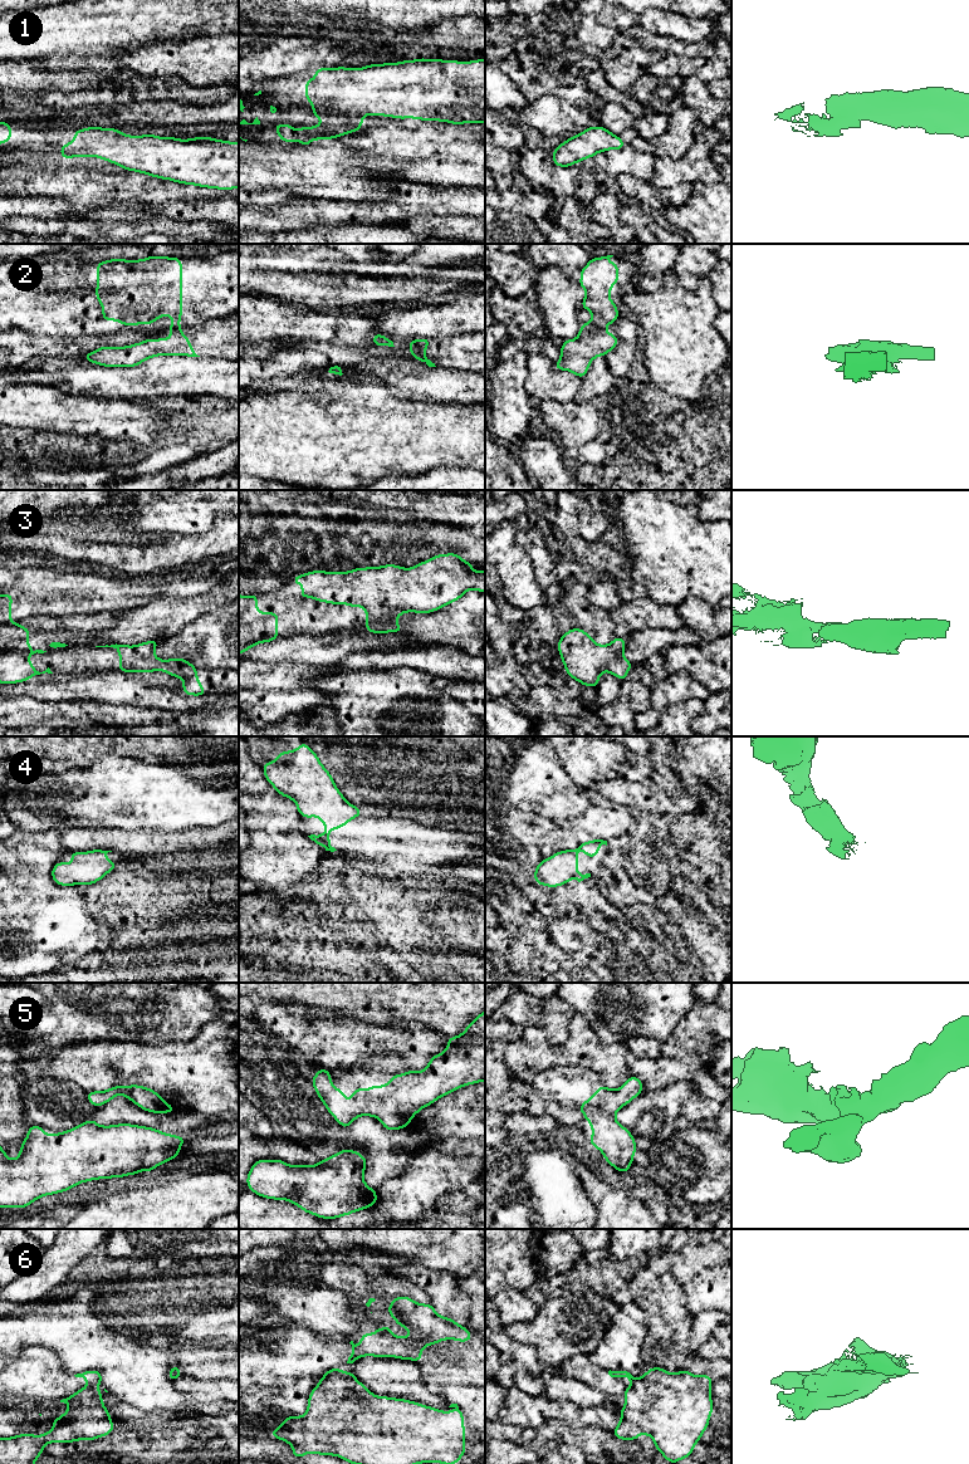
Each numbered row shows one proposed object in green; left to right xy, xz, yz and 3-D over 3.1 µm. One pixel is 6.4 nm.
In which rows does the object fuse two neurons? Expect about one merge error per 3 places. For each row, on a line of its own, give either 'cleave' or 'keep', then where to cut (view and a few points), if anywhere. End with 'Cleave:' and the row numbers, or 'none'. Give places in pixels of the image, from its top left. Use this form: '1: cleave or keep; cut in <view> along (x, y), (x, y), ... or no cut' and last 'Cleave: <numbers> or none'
1: keep; no cut
2: cleave; cut in yz along (591, 322), (602, 329)
3: keep; no cut
4: keep; no cut
5: keep; no cut
6: cleave; cut in xy along (88, 1385), (97, 1386)
Cleave: 2, 6

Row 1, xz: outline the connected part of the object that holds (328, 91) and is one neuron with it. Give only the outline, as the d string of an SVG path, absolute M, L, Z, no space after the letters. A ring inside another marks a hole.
M485 58L471 62L424 59L398 63L370 64L363 68L315 68L315 77L305 79L305 99L312 103L314 117L324 122L314 127L274 124L283 142L300 141L308 146L315 139L334 139L359 131L364 116L413 118L451 124L485 123Z

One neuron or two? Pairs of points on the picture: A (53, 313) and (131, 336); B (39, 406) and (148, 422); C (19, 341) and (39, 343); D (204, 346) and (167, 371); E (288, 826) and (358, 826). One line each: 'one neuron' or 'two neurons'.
A: two neurons
B: one neuron
C: one neuron
D: two neurons
E: two neurons

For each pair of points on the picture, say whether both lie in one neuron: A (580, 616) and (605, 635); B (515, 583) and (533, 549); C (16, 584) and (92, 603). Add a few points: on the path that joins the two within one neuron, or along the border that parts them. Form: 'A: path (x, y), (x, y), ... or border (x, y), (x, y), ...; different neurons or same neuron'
A: path (586, 616), (598, 628); same neuron
B: border (517, 532), (515, 540), (527, 553), (539, 584); different neurons
C: path (35, 586), (40, 591), (73, 593); same neuron

